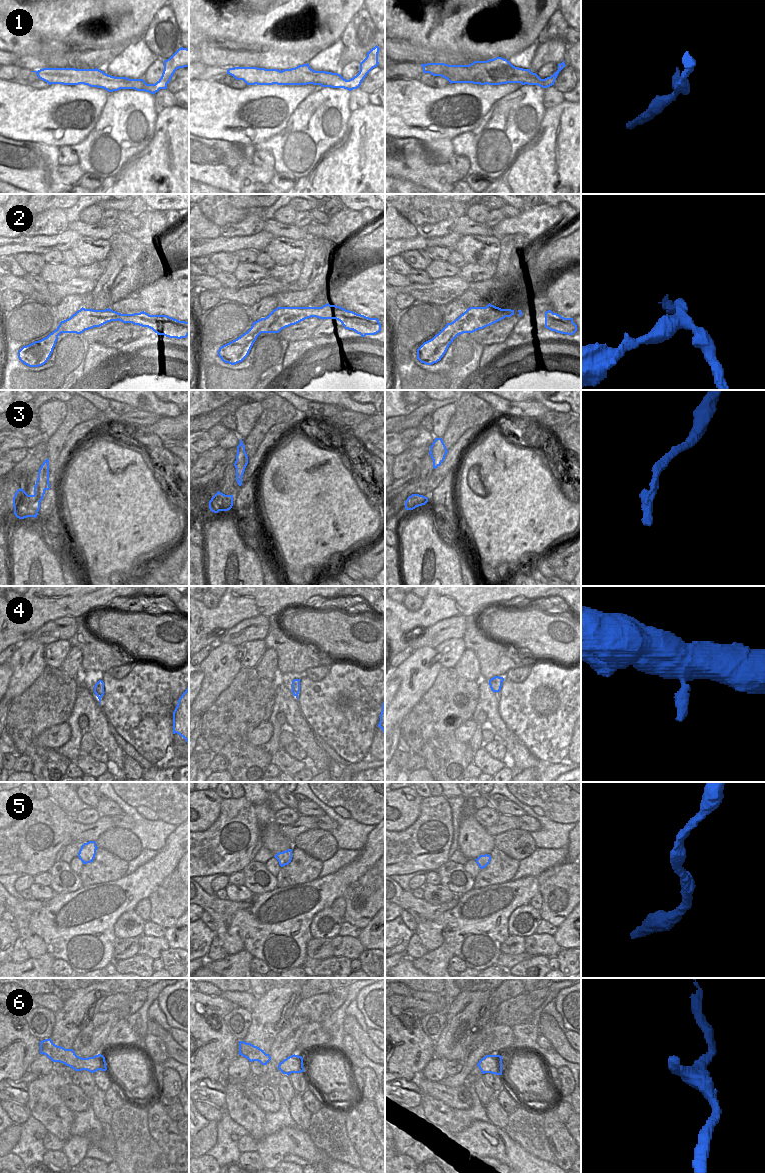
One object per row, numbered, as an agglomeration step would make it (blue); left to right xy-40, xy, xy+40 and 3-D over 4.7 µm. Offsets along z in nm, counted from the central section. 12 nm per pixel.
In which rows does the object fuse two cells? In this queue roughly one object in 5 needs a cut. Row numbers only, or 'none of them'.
none of them

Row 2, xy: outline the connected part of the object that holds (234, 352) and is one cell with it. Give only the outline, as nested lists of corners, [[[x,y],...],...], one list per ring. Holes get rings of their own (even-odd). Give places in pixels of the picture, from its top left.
[[[328,303],[322,307],[277,307],[267,317],[253,322],[251,328],[240,337],[221,346],[218,356],[231,365],[240,363],[248,356],[261,333],[279,333],[282,329],[311,317],[336,319],[345,329],[353,330],[362,337],[381,331],[378,318],[369,318]]]

